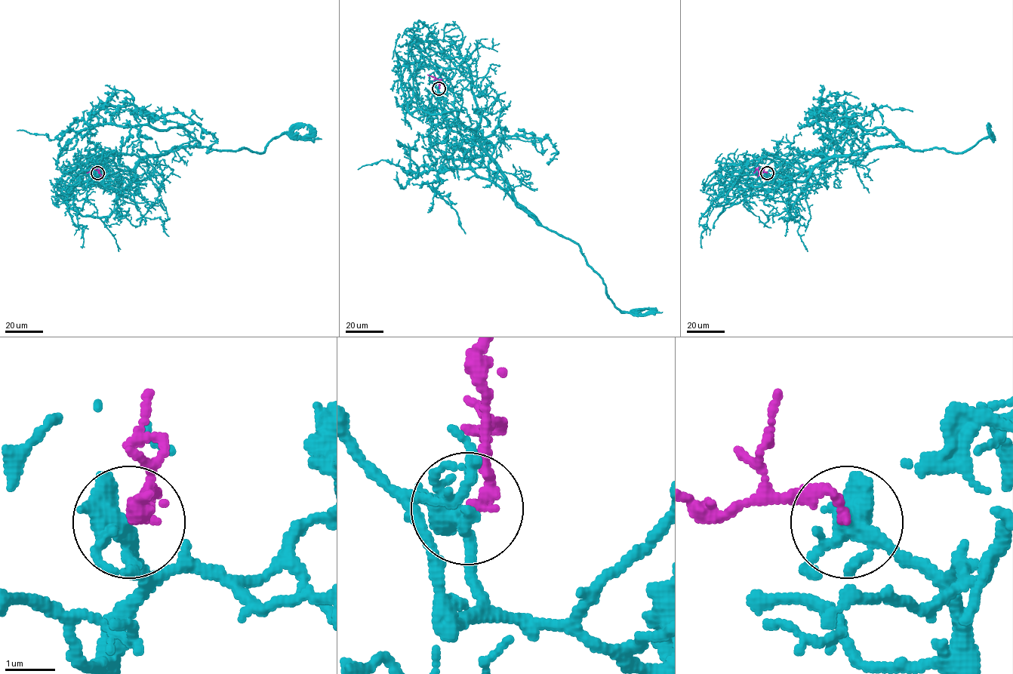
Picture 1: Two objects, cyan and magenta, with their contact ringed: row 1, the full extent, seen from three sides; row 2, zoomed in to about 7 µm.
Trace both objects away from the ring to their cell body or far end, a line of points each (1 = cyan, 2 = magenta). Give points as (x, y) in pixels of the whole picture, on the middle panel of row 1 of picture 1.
1: (438, 88), (431, 105), (476, 136), (478, 157), (478, 140), (494, 144), (489, 178), (414, 173), (396, 140)
2: (438, 88), (438, 79), (427, 74)

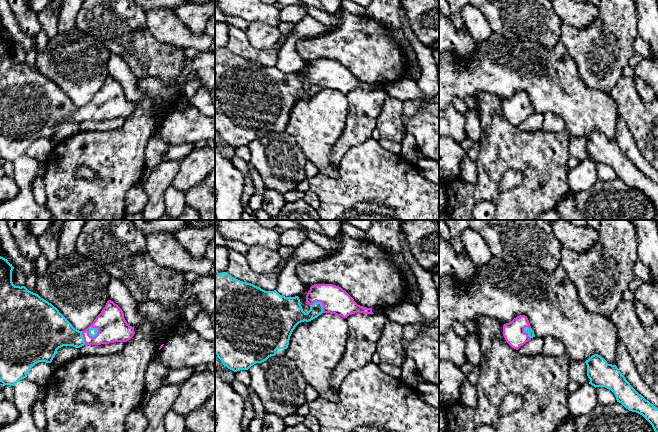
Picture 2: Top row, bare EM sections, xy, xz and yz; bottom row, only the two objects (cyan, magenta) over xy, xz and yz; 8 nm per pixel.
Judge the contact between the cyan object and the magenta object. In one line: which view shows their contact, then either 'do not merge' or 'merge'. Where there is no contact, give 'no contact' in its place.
xy | merge

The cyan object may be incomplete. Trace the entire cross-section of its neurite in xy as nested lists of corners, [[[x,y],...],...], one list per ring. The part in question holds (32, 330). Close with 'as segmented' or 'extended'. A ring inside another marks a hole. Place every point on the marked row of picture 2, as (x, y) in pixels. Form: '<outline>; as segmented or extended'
[[[0,256],[0,382],[4,385],[14,386],[39,362],[51,363],[57,350],[63,346],[80,348],[127,342],[134,336],[134,327],[126,322],[122,309],[111,300],[87,329],[75,329],[51,303],[25,286],[15,286],[13,269],[12,264]]]; extended

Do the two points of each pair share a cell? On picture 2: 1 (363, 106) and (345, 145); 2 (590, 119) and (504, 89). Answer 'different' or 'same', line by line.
1: same
2: same

